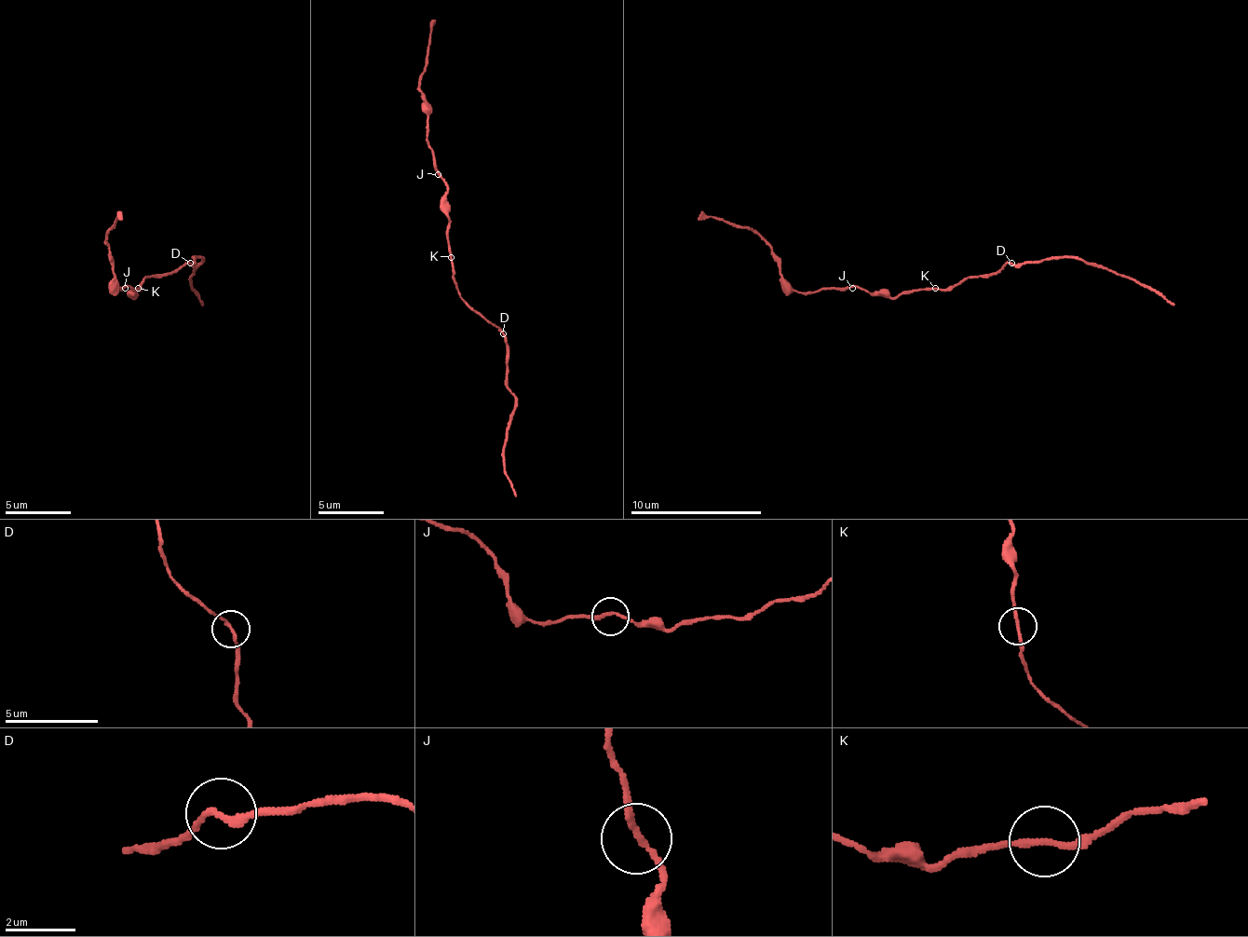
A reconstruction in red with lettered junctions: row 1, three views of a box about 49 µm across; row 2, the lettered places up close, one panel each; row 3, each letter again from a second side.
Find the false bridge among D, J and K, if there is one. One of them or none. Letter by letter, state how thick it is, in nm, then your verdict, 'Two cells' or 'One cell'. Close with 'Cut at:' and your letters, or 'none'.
D: Thickness 170 nm. One cell
J: Thickness 170 nm. One cell
K: Thickness 160 nm. One cell
Cut at: none

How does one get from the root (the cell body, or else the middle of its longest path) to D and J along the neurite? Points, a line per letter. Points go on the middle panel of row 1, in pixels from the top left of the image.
D: (451, 257), (451, 270), (457, 293), (503, 332)
J: (451, 257), (451, 244), (447, 240), (447, 187), (444, 178), (438, 174)

